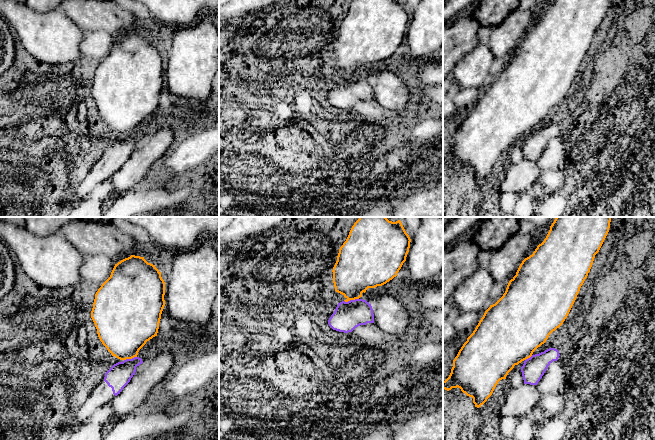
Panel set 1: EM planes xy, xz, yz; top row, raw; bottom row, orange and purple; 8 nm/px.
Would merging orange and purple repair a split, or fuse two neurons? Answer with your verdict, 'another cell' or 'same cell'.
another cell

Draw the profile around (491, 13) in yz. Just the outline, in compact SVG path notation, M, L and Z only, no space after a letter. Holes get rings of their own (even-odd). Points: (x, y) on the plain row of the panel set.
M481 0L472 16L482 27L495 27L518 7L519 0Z

